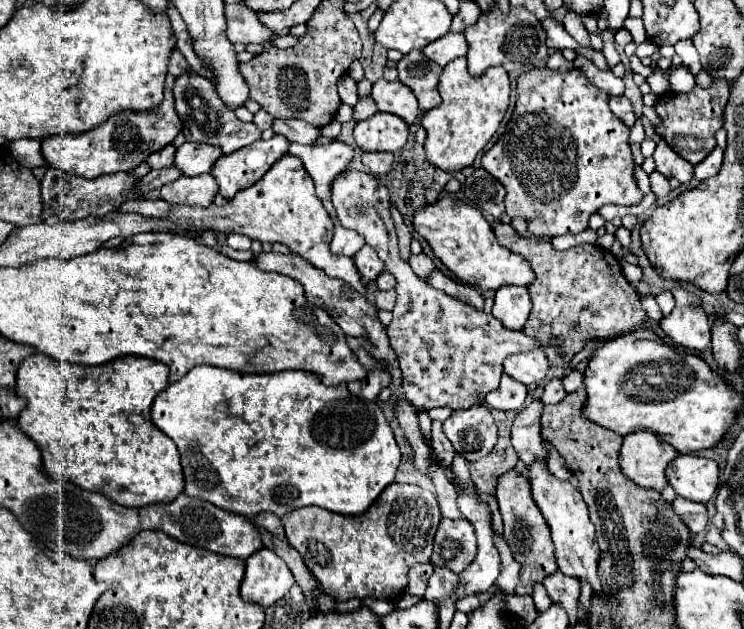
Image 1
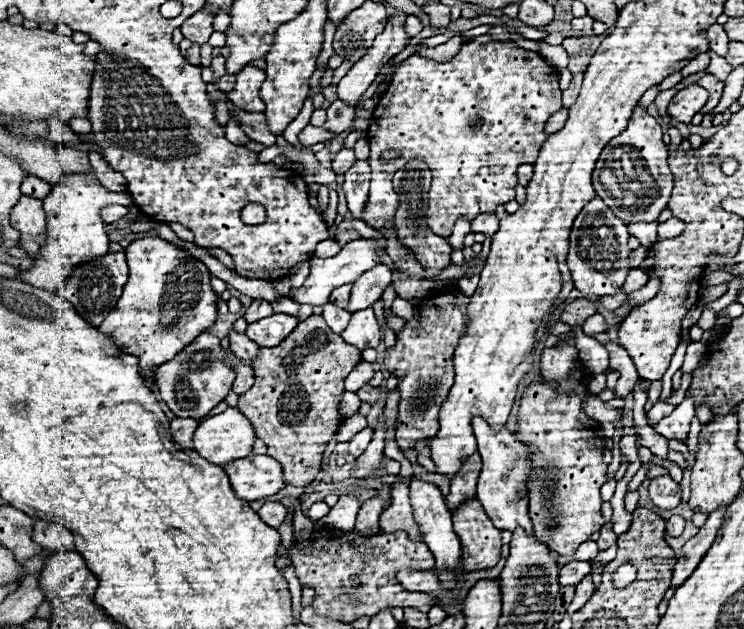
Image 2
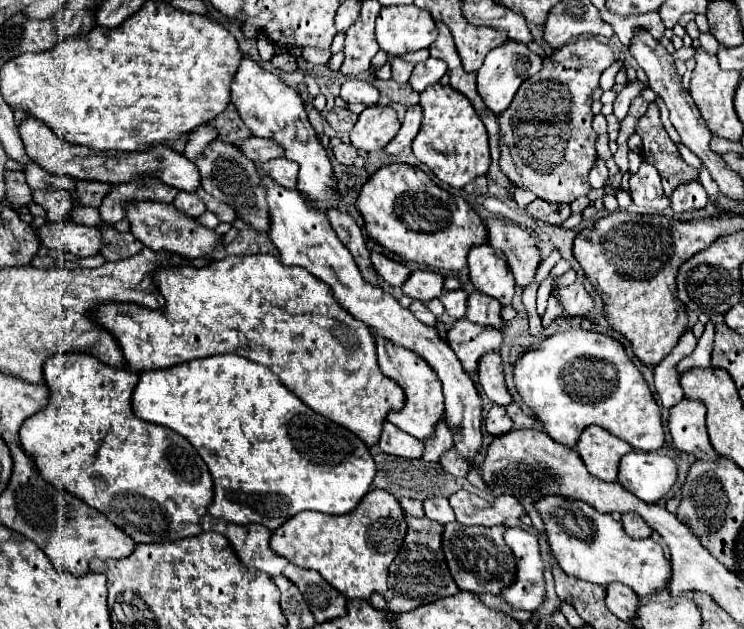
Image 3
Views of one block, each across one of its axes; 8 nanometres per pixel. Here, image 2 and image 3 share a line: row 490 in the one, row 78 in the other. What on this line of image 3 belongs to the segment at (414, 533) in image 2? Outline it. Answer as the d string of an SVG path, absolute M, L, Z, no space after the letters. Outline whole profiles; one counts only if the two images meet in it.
M396 56L396 58L390 60L390 66L392 66L392 80L396 80L398 84L406 84L408 78L410 78L410 74L412 74L414 64Z

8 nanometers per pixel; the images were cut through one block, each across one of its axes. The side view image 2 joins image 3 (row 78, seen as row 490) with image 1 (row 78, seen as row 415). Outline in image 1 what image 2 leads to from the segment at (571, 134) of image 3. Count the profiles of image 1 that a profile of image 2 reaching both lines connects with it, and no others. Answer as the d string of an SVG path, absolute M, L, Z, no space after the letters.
M542 68L542 70L528 70L524 74L518 76L518 102L516 102L516 108L514 108L514 114L512 114L512 120L508 122L506 126L506 132L498 138L498 142L482 156L482 168L486 172L490 172L498 182L502 182L502 186L506 188L506 198L504 198L504 204L506 204L506 214L510 218L514 216L520 216L528 222L528 232L532 236L538 236L538 238L554 238L554 236L560 236L560 234L578 234L582 230L588 228L588 220L592 214L596 214L604 204L618 204L618 206L636 206L640 204L640 200L644 198L642 190L638 188L636 184L636 176L634 176L634 162L632 162L632 154L630 154L630 128L614 116L614 112L610 110L608 106L608 94L602 92L602 90L596 90L588 80L586 76L582 76L578 70L568 70L568 72L554 72L554 70L548 70L548 68Z

